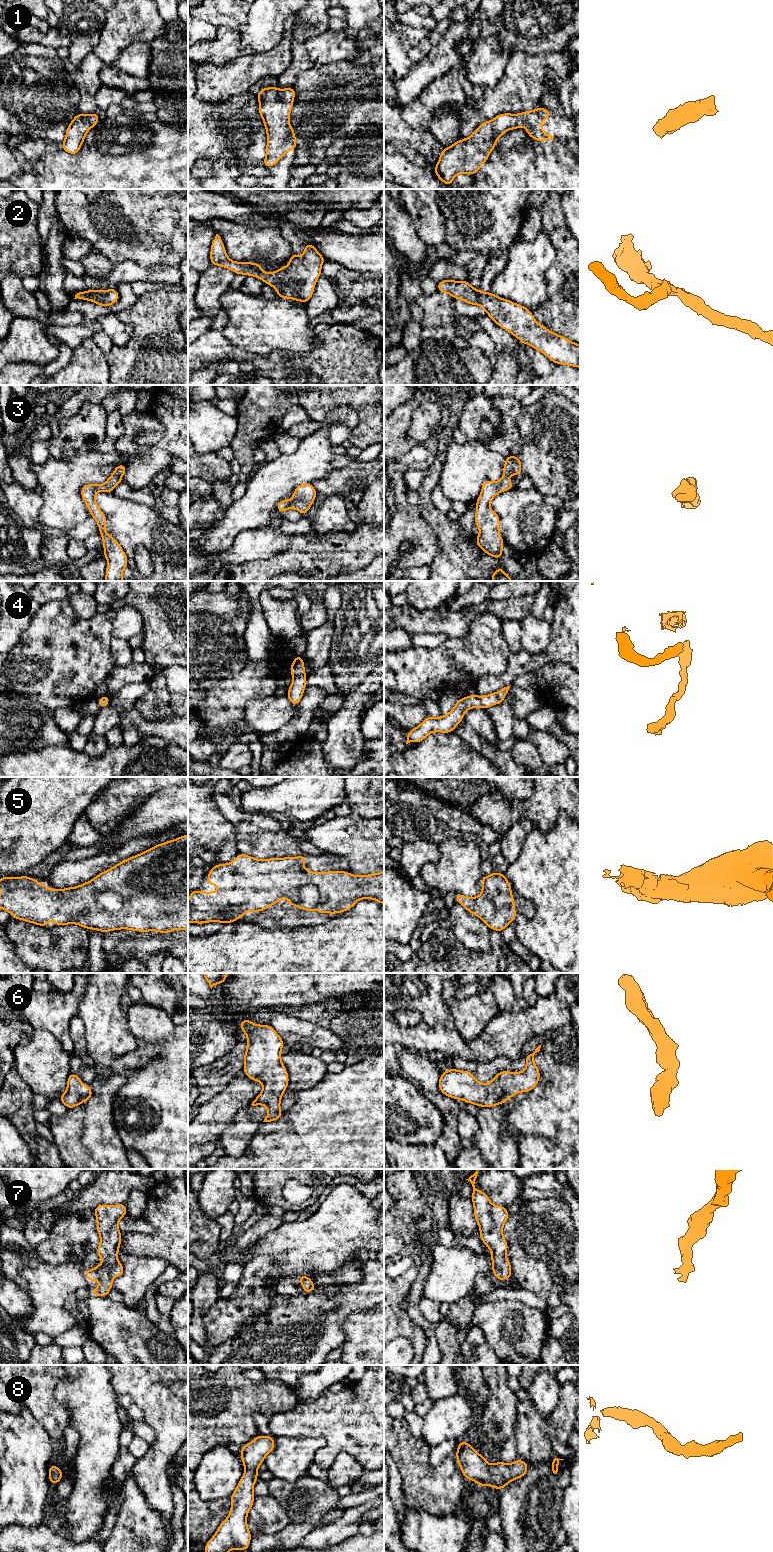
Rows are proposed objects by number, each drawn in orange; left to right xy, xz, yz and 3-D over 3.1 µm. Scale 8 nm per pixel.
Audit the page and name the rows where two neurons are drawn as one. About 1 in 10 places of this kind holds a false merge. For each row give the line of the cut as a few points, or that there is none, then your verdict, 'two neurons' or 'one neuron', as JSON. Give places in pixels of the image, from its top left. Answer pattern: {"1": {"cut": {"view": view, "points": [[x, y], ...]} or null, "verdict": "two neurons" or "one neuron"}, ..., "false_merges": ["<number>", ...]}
{"1": {"cut": null, "verdict": "one neuron"}, "2": {"cut": null, "verdict": "one neuron"}, "3": {"cut": null, "verdict": "one neuron"}, "4": {"cut": null, "verdict": "one neuron"}, "5": {"cut": null, "verdict": "one neuron"}, "6": {"cut": null, "verdict": "one neuron"}, "7": {"cut": null, "verdict": "one neuron"}, "8": {"cut": null, "verdict": "one neuron"}, "false_merges": []}

